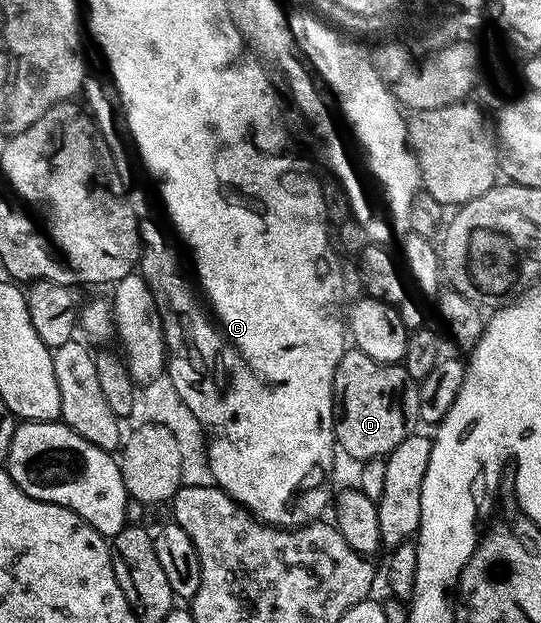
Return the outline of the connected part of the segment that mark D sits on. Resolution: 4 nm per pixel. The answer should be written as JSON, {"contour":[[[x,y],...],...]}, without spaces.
{"contour":[[[339,364],[332,372],[333,391],[338,392],[338,409],[332,426],[335,443],[339,451],[360,464],[388,456],[408,435],[403,371],[385,365],[363,365]]]}

